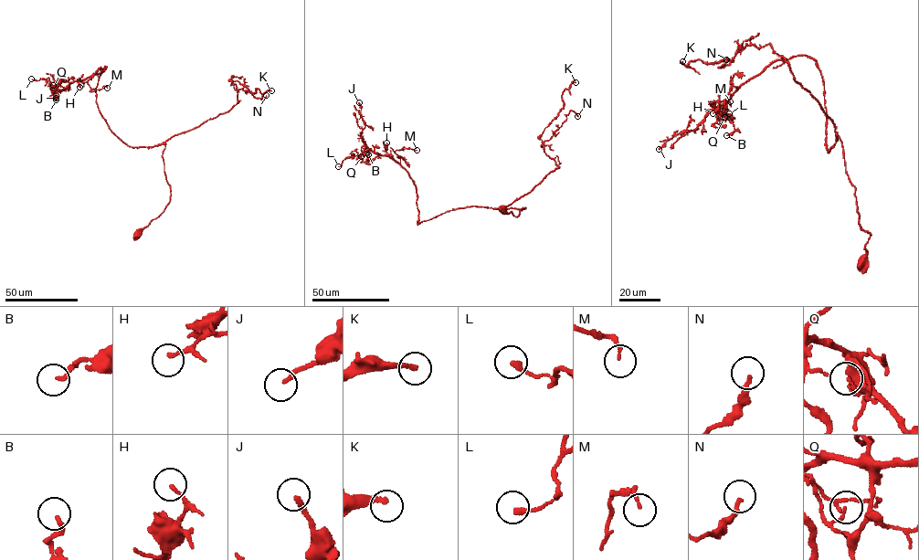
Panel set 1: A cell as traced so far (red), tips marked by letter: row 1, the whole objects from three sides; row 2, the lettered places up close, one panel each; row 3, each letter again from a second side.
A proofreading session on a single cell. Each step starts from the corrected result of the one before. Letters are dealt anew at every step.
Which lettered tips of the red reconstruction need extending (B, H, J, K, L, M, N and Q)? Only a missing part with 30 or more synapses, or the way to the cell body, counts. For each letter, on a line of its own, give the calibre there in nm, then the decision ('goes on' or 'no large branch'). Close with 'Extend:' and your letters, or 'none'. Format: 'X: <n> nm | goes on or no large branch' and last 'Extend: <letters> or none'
B: 180 nm | no large branch
H: 150 nm | no large branch
J: 200 nm | no large branch
K: 200 nm | goes on
L: 240 nm | no large branch
M: 120 nm | no large branch
N: 180 nm | no large branch
Q: 130 nm | no large branch
Extend: K

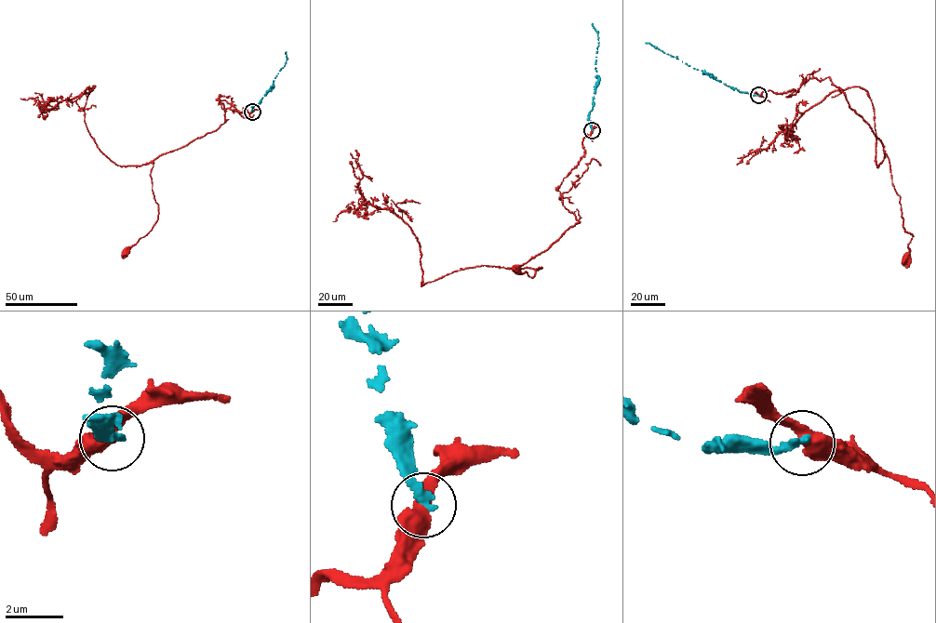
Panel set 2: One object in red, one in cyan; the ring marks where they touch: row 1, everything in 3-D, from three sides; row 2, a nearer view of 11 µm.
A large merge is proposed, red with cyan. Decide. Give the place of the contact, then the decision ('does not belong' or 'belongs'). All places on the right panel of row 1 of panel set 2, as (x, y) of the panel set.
place (758, 95); does not belong

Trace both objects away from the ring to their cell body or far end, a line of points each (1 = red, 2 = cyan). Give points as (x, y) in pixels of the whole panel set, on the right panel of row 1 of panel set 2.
1: (758, 95), (796, 91), (814, 72), (845, 94), (889, 161), (902, 226), (913, 236), (905, 259)
2: (758, 95), (732, 89), (645, 43)

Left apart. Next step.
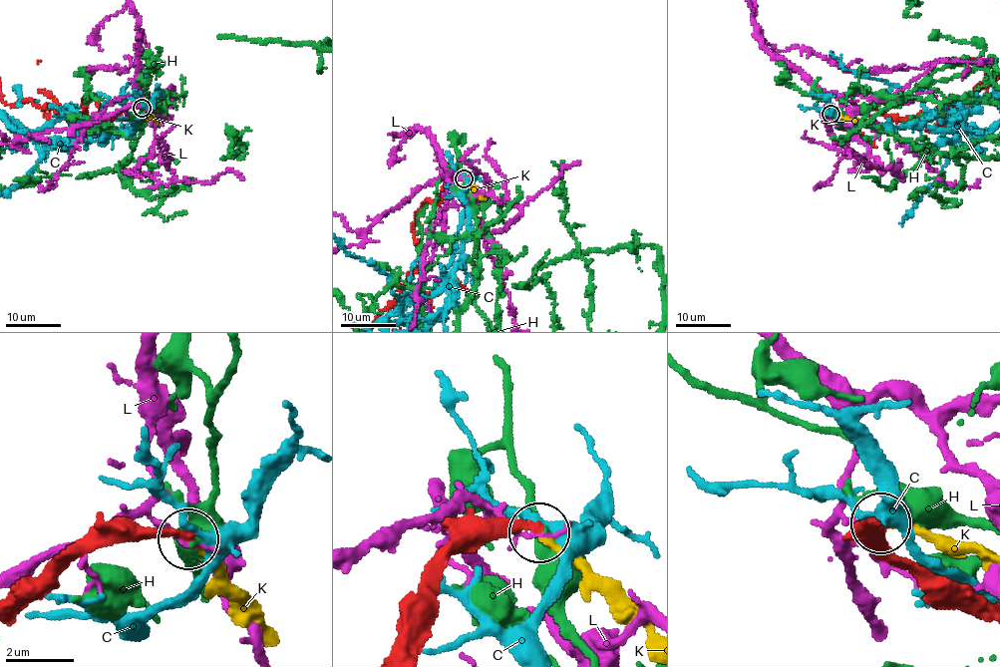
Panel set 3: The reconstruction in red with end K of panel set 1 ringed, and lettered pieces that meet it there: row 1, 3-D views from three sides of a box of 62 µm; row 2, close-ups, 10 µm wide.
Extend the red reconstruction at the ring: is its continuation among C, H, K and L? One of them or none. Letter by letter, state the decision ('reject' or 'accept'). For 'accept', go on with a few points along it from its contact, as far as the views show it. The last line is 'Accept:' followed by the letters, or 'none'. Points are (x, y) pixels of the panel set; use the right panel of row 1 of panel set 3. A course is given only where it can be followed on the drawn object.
C: reject
H: reject
K: accept
L: reject
Accept: K

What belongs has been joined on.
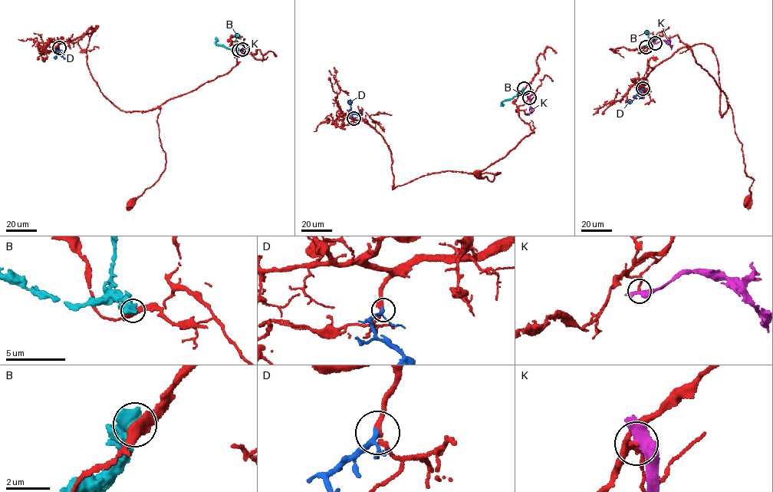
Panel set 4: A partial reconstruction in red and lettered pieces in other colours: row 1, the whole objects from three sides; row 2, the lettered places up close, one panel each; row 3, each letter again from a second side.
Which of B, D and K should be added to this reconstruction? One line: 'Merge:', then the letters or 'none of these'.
Merge: D

